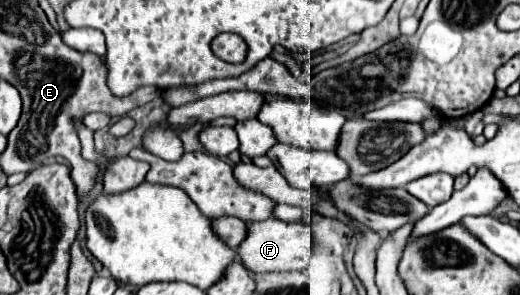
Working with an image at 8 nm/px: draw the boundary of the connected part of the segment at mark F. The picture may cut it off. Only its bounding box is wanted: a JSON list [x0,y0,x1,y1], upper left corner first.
[239,218,311,274]

